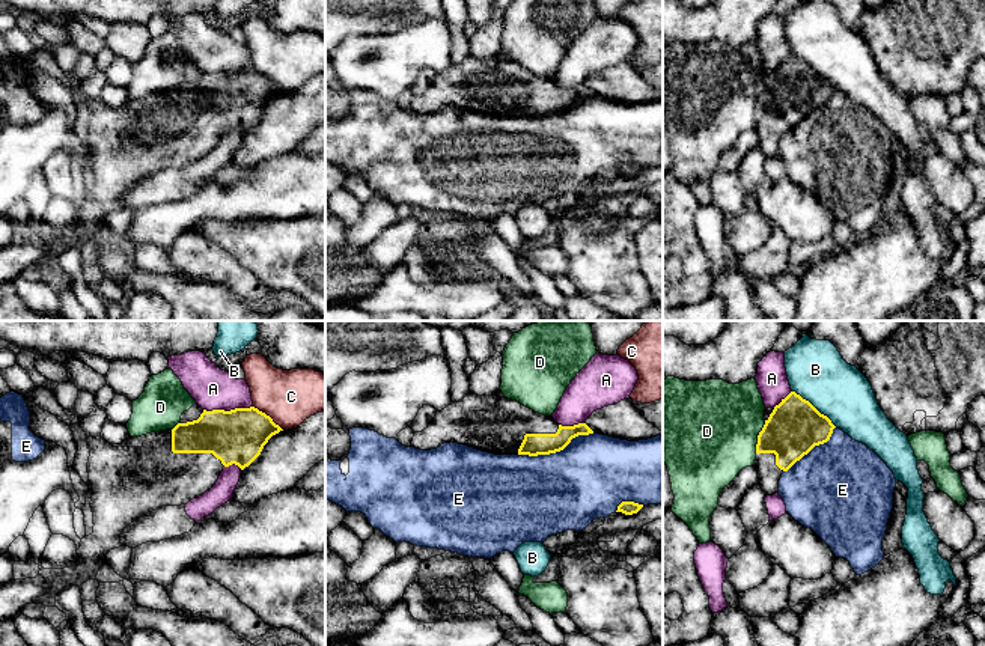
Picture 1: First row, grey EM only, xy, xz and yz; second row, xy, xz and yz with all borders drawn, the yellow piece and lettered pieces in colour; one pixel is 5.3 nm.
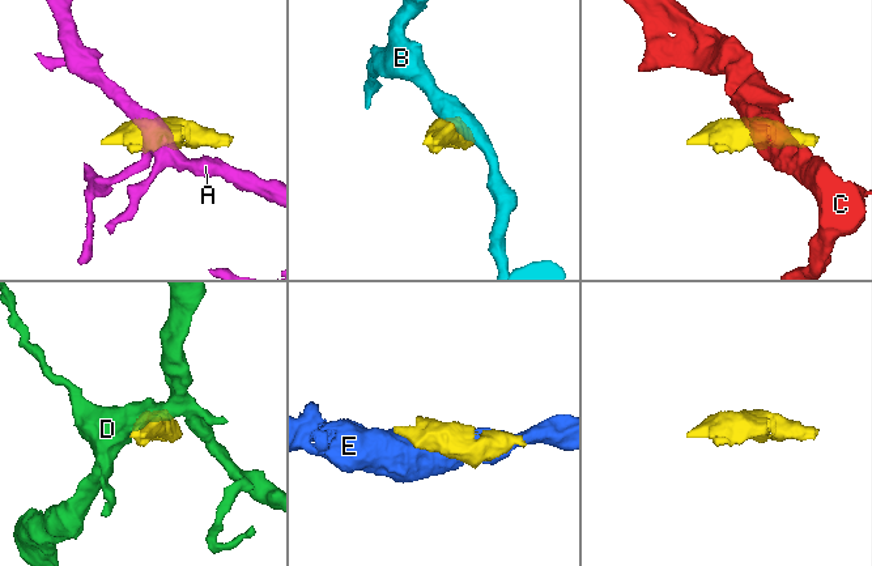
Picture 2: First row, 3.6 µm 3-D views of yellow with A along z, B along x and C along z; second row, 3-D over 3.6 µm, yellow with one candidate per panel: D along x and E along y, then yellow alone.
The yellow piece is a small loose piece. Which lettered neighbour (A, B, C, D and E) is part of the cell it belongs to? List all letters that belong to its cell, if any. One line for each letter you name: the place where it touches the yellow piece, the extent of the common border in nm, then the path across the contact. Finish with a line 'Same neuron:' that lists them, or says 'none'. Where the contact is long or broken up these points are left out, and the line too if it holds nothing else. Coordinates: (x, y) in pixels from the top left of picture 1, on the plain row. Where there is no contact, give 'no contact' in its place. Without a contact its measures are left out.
Same neuron: none

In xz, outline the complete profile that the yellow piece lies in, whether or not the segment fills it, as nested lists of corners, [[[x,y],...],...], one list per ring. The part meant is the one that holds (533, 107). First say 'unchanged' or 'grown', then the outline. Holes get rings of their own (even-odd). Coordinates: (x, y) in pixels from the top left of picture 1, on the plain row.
grown; [[[468,56],[462,63],[437,74],[428,90],[414,96],[411,108],[431,113],[444,105],[458,105],[494,117],[538,119],[560,114],[572,101],[589,96],[593,93],[586,86],[562,89],[553,78],[535,75],[517,63]]]

